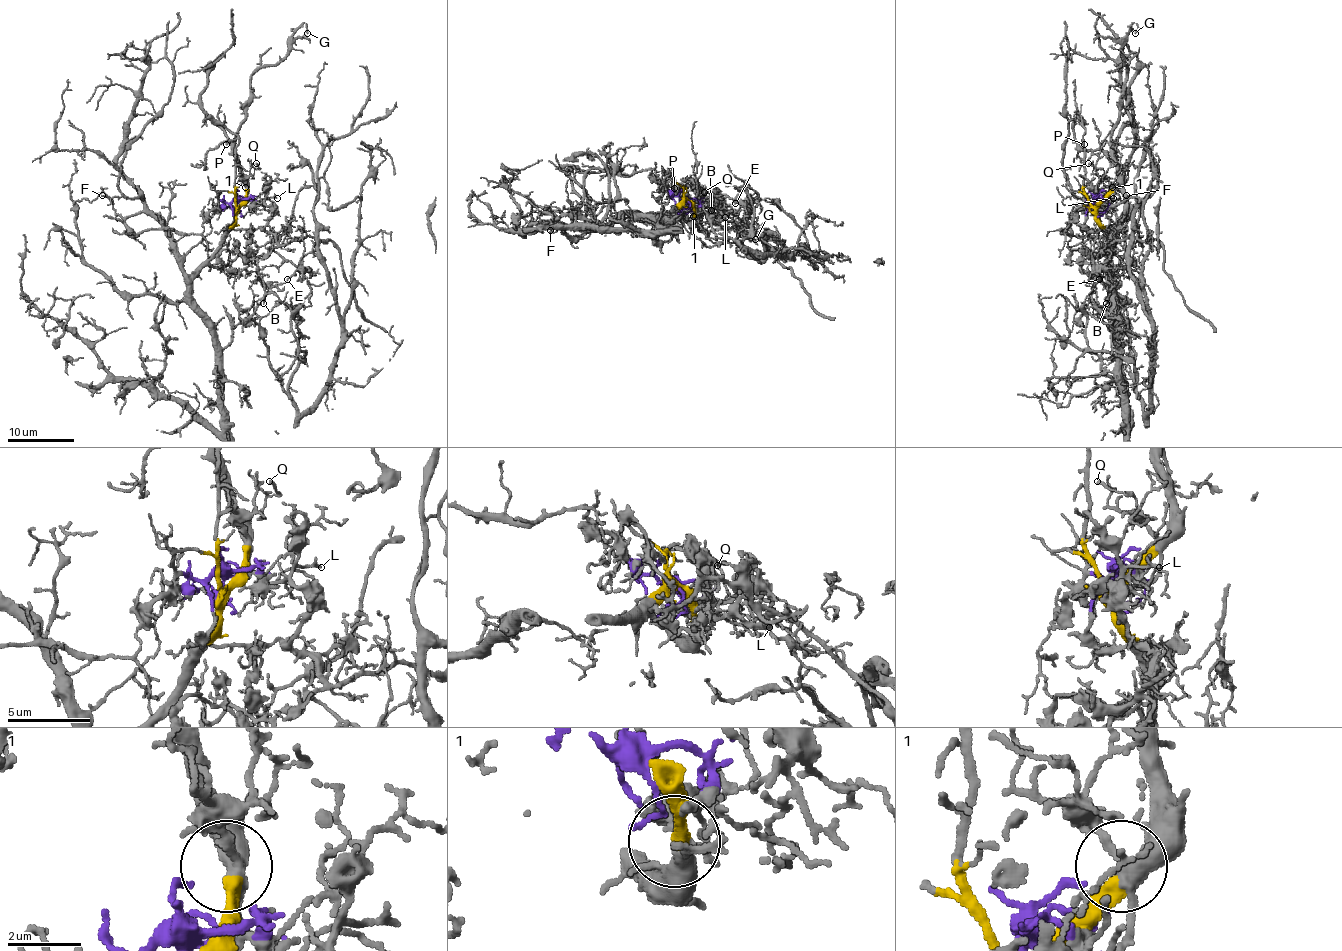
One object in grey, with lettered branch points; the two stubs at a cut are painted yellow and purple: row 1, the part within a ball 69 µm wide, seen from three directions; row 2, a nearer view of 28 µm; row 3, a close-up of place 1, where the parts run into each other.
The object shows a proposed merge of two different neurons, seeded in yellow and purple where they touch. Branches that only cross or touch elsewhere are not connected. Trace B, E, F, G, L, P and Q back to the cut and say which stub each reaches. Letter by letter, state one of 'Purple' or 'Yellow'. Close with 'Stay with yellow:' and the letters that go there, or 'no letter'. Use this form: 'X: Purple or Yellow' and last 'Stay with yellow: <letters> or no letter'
B: Purple
E: Purple
F: Yellow
G: Yellow
L: Purple
P: Yellow
Q: Purple
Stay with yellow: F, G, P

